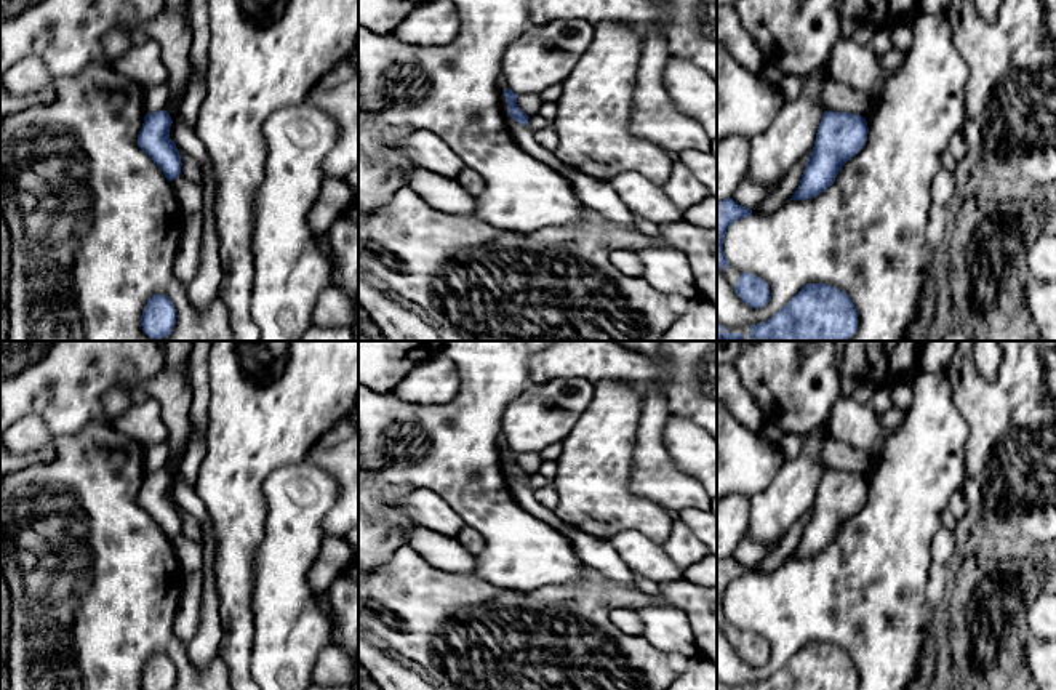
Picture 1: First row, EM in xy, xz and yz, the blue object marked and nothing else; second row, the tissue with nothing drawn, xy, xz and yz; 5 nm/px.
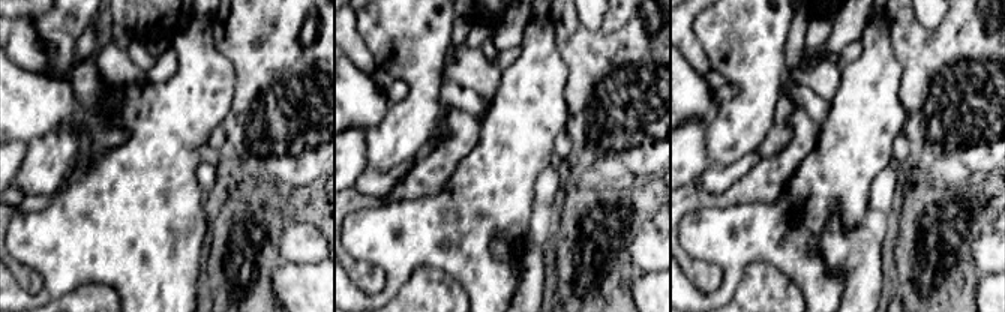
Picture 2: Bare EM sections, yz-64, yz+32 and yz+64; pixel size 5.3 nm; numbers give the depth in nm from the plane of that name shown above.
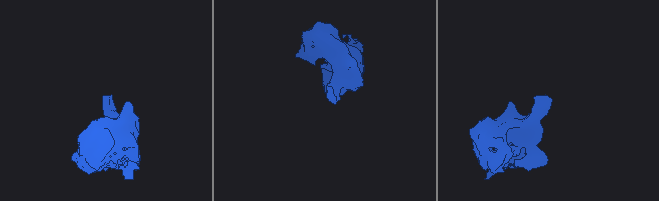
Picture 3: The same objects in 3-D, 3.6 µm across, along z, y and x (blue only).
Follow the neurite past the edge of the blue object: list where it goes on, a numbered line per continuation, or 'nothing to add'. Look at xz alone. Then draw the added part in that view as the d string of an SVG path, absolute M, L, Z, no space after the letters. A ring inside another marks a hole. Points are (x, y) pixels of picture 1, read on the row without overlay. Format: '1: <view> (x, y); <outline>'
nothing to add

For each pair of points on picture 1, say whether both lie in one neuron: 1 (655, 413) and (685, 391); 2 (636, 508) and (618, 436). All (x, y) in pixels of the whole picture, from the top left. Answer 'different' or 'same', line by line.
1: different
2: same

